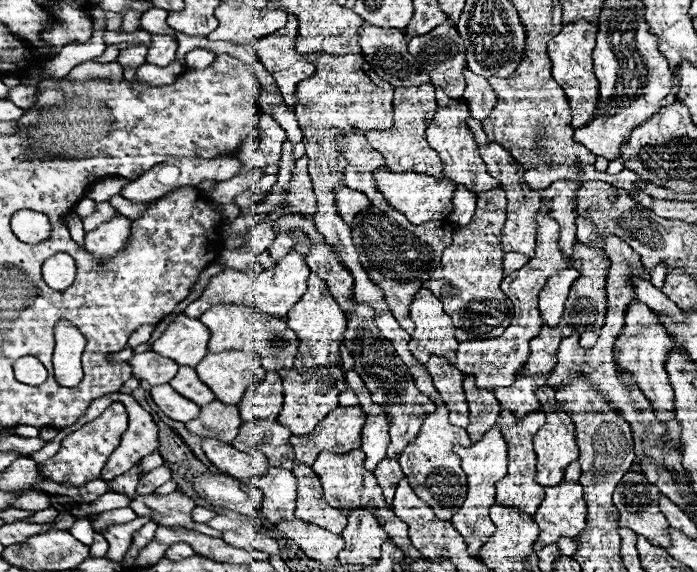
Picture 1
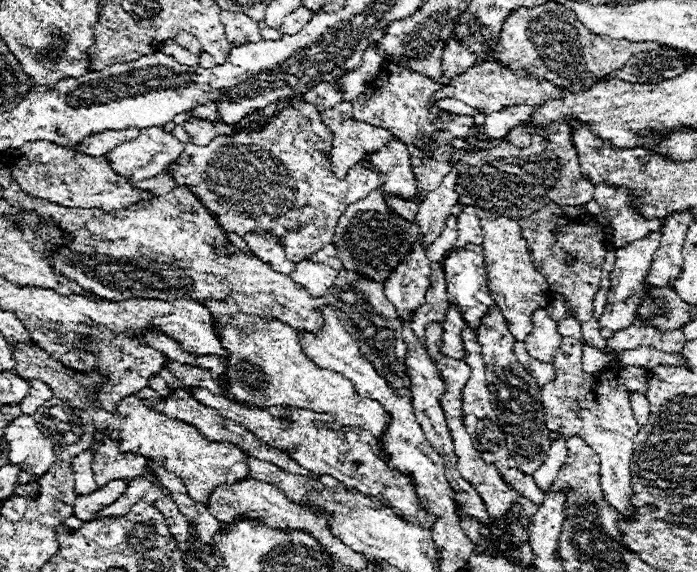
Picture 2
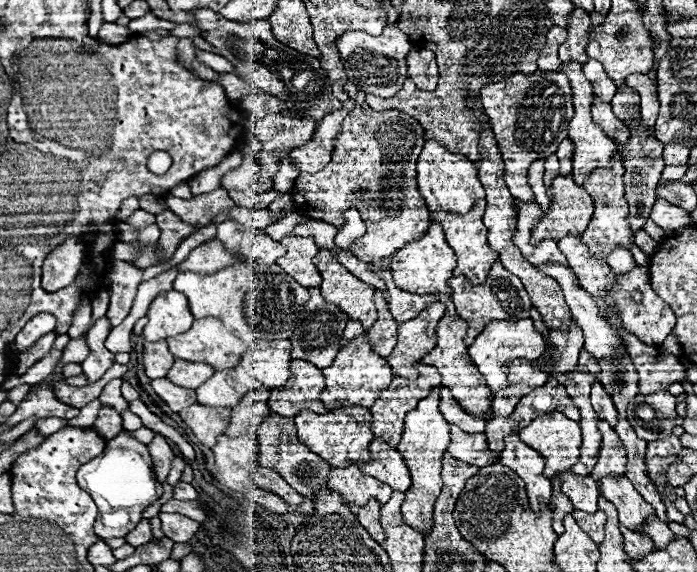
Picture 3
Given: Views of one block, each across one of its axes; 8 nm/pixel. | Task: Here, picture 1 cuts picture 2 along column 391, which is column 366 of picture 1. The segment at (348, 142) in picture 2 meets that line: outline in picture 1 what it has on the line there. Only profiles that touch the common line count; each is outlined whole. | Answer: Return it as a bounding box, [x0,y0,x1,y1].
[366,84,442,180]

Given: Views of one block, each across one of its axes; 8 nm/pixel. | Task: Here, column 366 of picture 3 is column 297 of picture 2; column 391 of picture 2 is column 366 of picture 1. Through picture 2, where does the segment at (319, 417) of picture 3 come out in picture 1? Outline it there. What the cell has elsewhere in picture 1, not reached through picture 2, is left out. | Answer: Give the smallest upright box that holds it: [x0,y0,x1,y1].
[312,450,394,516]

